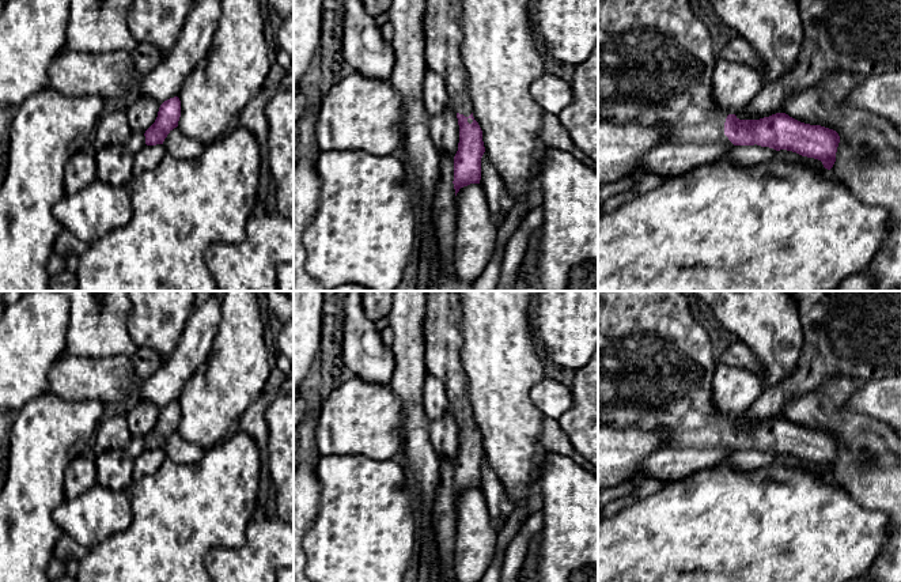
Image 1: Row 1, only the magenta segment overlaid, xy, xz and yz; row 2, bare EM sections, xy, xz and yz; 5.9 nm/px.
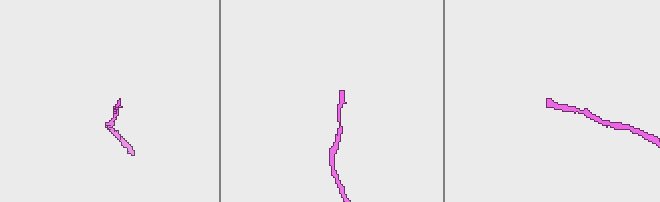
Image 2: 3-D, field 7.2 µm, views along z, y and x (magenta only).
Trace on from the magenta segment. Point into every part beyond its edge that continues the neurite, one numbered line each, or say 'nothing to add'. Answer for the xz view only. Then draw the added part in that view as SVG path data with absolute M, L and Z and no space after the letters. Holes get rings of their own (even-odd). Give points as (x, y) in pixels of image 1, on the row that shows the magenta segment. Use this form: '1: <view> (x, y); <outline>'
1: xz (442, 31); M425 0L424 63L428 71L439 75L446 83L455 112L469 117L472 101L467 90L467 73L461 57L463 42L461 16L461 0Z

